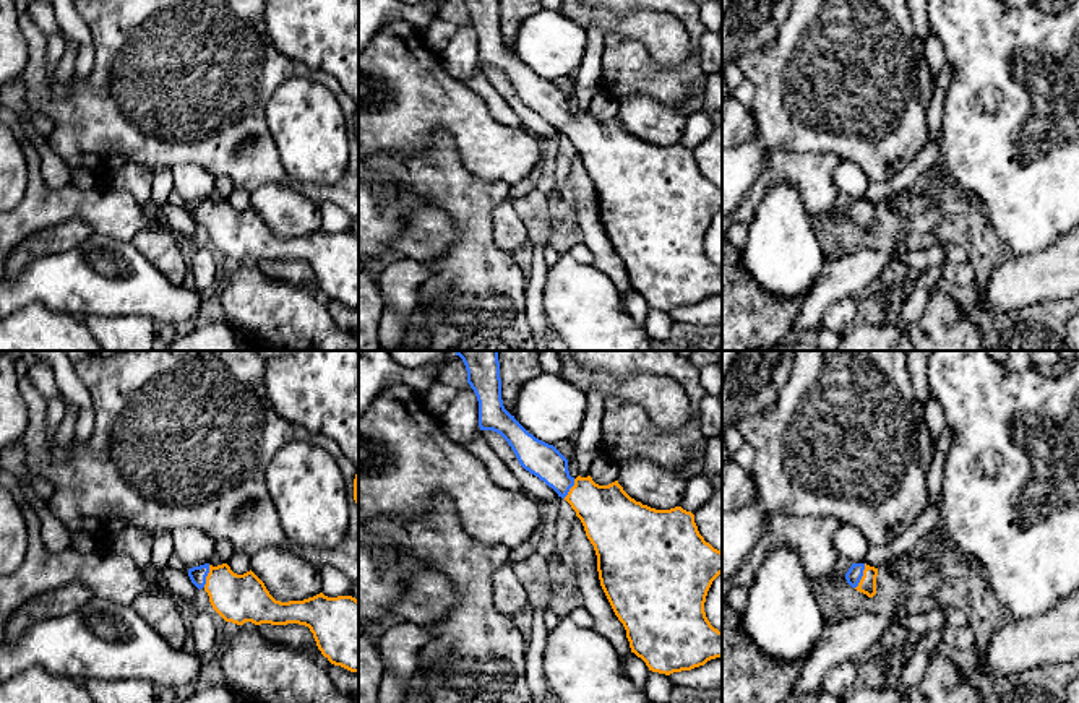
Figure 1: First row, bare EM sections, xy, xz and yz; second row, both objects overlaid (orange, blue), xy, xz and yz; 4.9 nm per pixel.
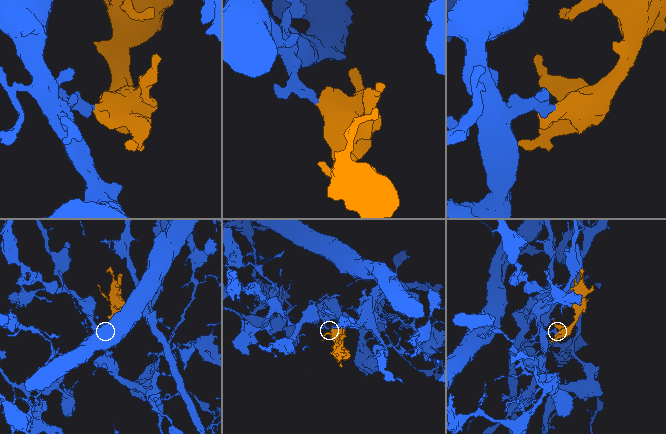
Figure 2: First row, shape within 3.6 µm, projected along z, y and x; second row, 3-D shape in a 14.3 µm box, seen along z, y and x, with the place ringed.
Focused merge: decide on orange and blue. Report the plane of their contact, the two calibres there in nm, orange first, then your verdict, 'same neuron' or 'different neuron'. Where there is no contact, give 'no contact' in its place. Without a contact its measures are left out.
yz | 90/80 nm | same neuron

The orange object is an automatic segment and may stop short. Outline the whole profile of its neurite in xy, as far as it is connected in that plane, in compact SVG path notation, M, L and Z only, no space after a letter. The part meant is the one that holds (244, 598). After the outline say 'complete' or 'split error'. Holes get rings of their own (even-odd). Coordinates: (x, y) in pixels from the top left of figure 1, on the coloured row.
M227 563L188 570L191 583L204 589L213 609L237 625L299 623L310 628L321 654L334 666L359 672L359 601L323 593L303 601L276 601L250 570L237 575Z | split error

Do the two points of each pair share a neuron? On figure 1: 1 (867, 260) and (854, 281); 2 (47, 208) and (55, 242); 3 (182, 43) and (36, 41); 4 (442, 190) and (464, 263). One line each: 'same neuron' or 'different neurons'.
1: same neuron
2: different neurons
3: same neuron
4: same neuron

